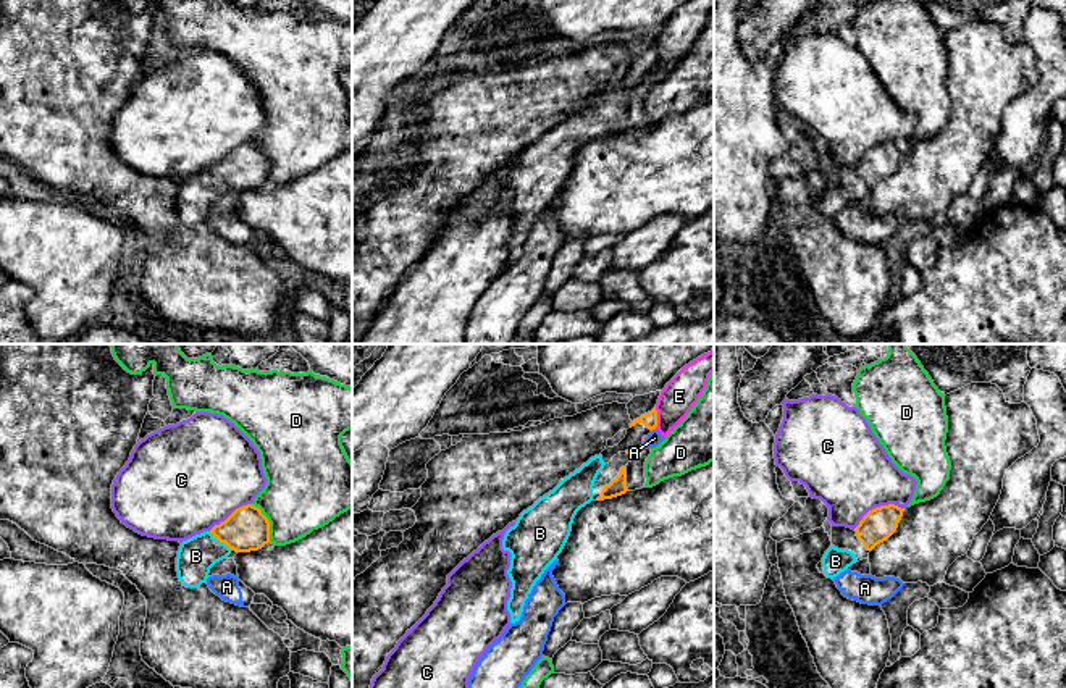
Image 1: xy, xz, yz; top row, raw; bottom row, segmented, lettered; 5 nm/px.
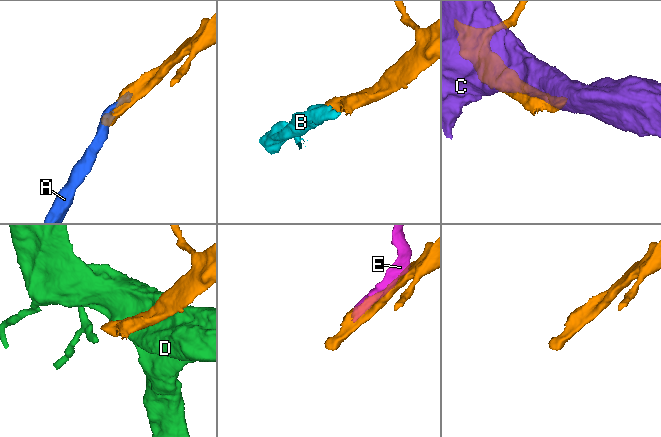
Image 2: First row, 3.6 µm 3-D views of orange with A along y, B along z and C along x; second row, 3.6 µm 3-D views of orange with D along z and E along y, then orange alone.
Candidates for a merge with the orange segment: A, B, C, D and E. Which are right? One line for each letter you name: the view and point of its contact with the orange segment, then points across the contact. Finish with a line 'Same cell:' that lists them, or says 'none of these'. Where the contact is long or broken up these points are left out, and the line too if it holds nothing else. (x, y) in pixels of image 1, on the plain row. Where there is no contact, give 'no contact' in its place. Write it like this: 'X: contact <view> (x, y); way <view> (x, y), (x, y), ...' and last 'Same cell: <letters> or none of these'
B: contact xy (220, 180); way xy (246, 167), (226, 173), (220, 180), (196, 194)
Same cell: B

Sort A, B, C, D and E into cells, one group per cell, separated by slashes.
A E / B / C / D

